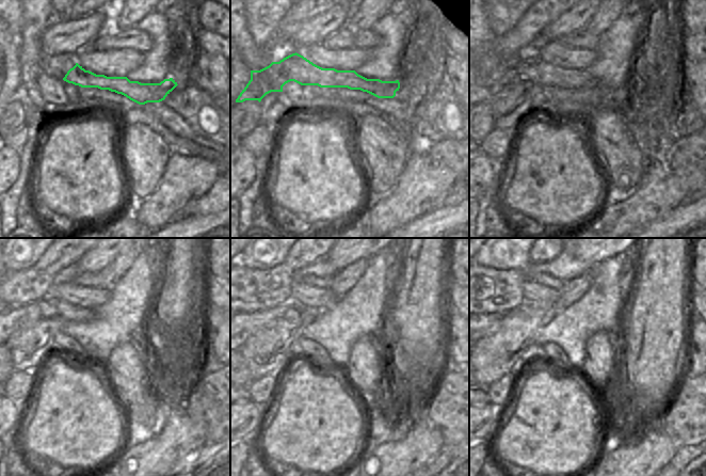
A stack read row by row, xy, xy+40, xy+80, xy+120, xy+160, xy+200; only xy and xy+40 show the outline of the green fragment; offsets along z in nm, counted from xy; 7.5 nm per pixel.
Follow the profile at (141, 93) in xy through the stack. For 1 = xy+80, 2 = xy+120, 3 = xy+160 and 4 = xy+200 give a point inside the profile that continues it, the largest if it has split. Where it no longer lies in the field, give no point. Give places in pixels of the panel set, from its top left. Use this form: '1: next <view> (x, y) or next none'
1: next xy+80 (528, 68)
2: next xy+120 (14, 319)
3: next xy+160 (253, 322)
4: next xy+200 (491, 322)

